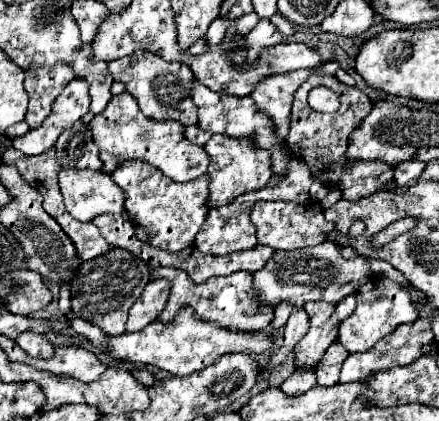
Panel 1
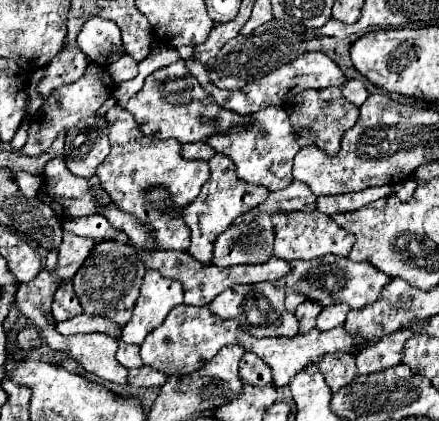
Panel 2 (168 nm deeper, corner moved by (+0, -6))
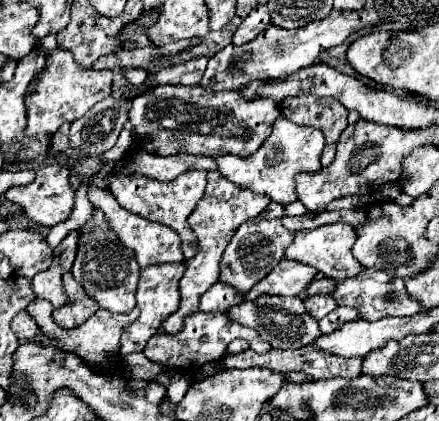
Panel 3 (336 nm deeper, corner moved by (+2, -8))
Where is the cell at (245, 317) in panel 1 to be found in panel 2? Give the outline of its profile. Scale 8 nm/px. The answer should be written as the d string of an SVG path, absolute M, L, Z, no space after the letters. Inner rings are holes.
M260 282L260 284L240 284L240 286L230 286L228 290L224 290L220 296L216 296L208 308L220 316L220 318L232 318L238 320L240 326L244 330L248 330L248 334L256 336L256 338L264 338L264 336L284 336L284 338L294 338L300 330L300 324L296 322L296 314L286 310L284 306L284 298L286 292L278 290L274 284L270 282Z

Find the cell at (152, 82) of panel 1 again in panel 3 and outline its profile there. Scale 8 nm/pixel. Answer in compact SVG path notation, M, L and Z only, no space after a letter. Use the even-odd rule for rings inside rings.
M160 84L136 96L130 106L130 122L134 126L138 144L152 154L170 156L178 152L222 156L238 154L250 156L270 136L270 128L278 118L280 108L274 100L244 100L238 92L214 92L210 88Z

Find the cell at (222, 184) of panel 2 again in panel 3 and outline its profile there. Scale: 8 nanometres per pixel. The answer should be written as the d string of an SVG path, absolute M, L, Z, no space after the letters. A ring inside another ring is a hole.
M218 170L208 172L206 194L198 202L198 208L188 216L188 224L198 238L198 254L192 260L184 262L186 270L180 280L180 296L182 296L180 308L162 322L164 332L178 332L178 328L182 328L182 316L188 316L190 312L198 310L198 300L200 300L202 292L206 292L206 288L210 288L210 284L214 284L214 280L218 280L218 276L220 276L218 264L220 264L220 256L222 256L226 244L230 242L230 236L236 232L236 228L242 222L258 216L268 204L270 204L268 196L246 192L246 190L238 188L236 184L230 184L230 180L226 180Z

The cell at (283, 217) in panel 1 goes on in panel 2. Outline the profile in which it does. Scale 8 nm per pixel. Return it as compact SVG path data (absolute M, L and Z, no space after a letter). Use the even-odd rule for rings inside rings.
M318 210L314 212L290 212L290 214L276 214L272 218L274 230L276 230L276 240L274 240L274 256L282 260L312 260L320 258L322 254L336 254L348 258L356 238L352 232L340 228L330 216L320 214Z

